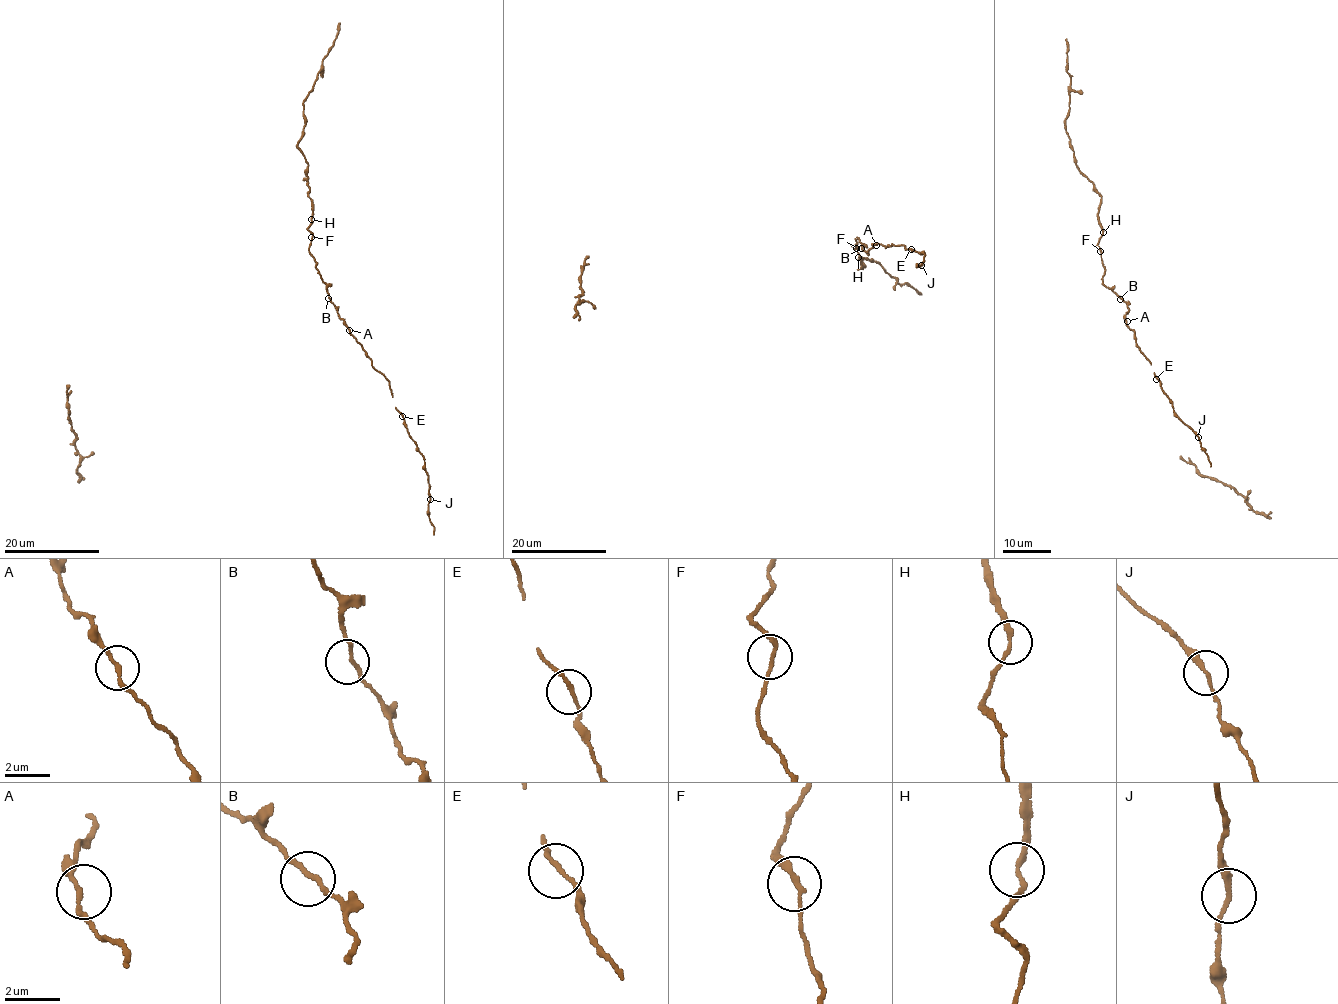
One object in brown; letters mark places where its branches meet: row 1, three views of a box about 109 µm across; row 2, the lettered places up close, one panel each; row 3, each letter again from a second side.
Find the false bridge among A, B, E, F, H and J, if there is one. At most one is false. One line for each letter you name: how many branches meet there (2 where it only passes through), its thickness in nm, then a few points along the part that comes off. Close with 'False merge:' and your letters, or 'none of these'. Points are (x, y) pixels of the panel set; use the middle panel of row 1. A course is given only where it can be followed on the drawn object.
False merge: none of these

